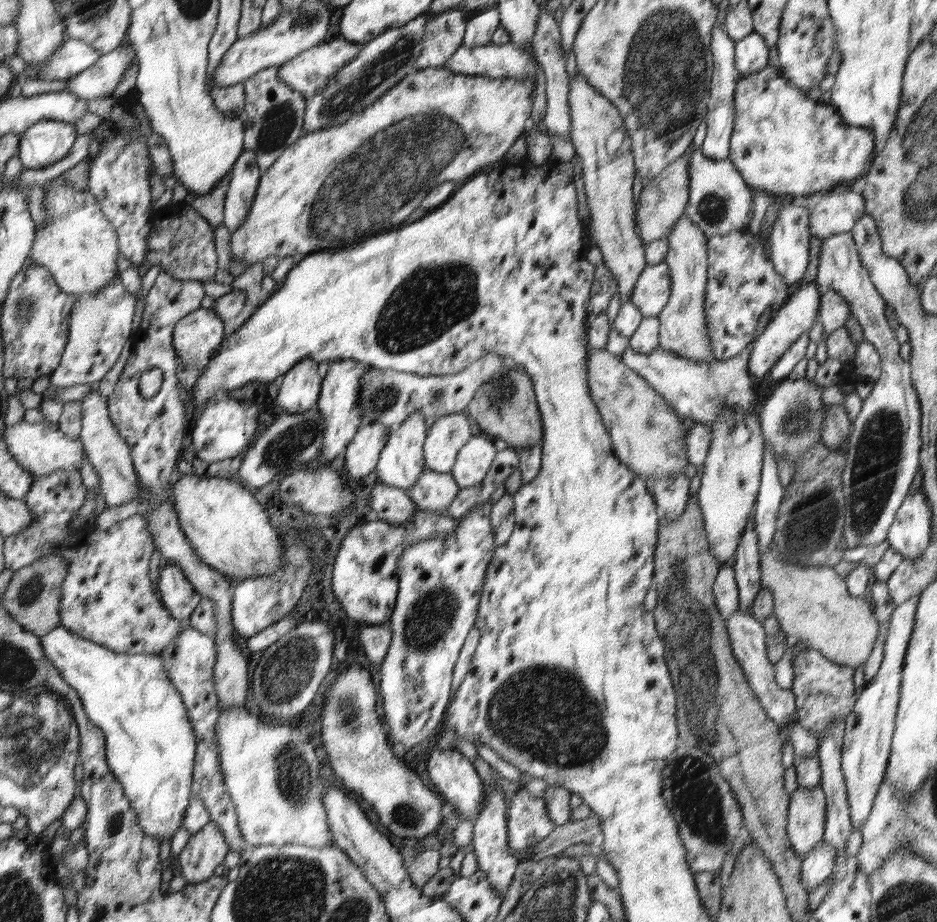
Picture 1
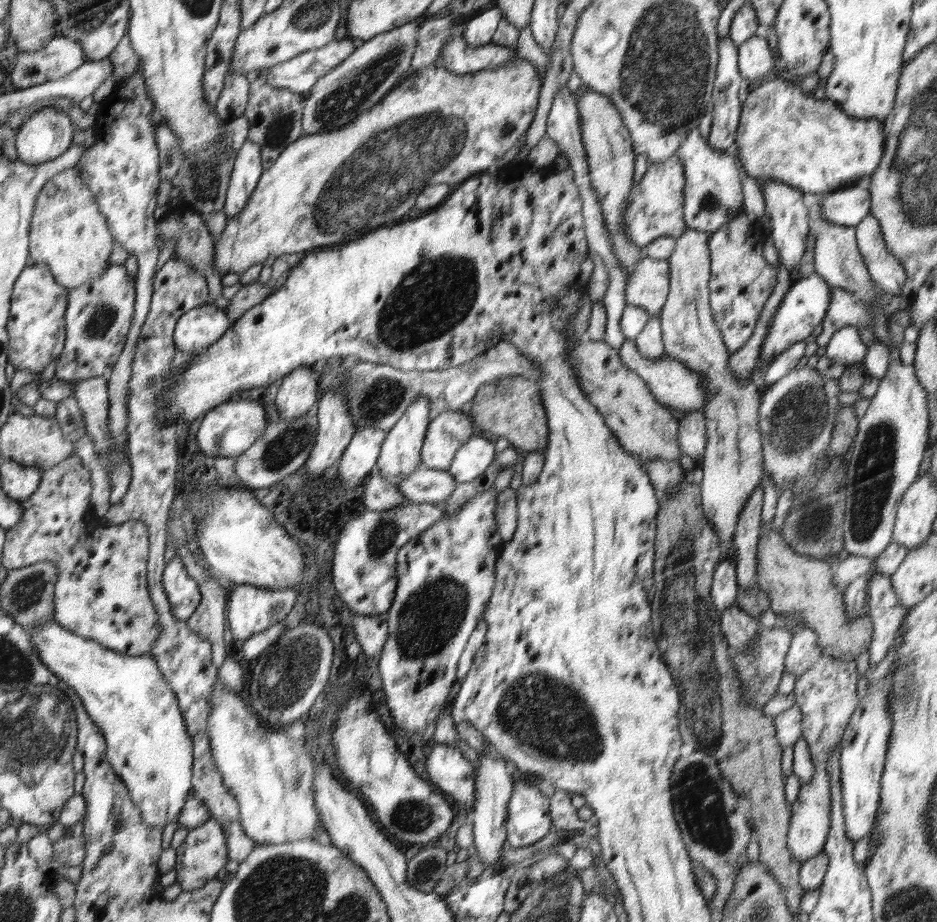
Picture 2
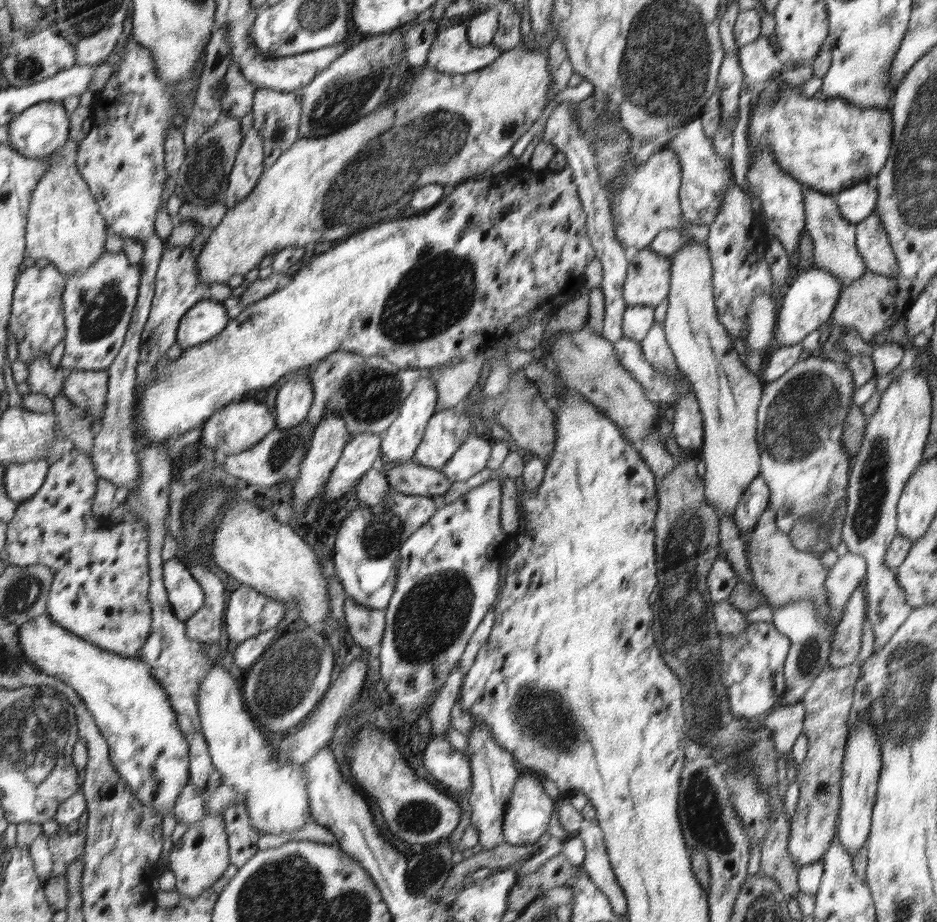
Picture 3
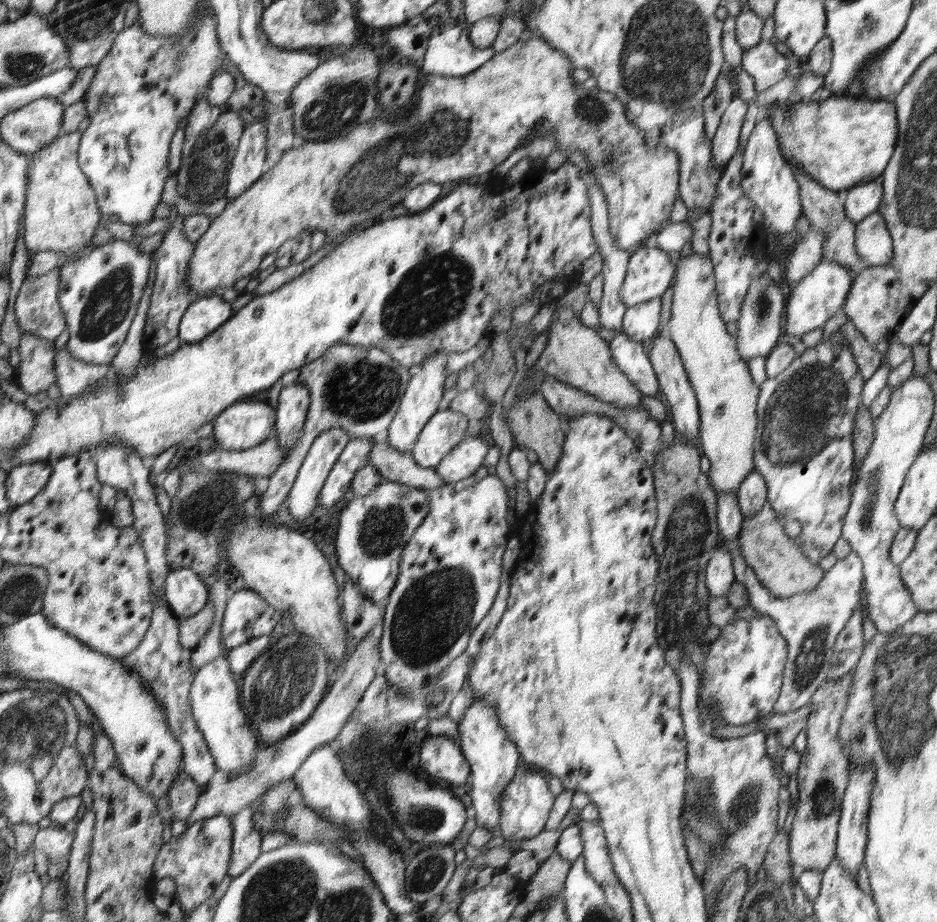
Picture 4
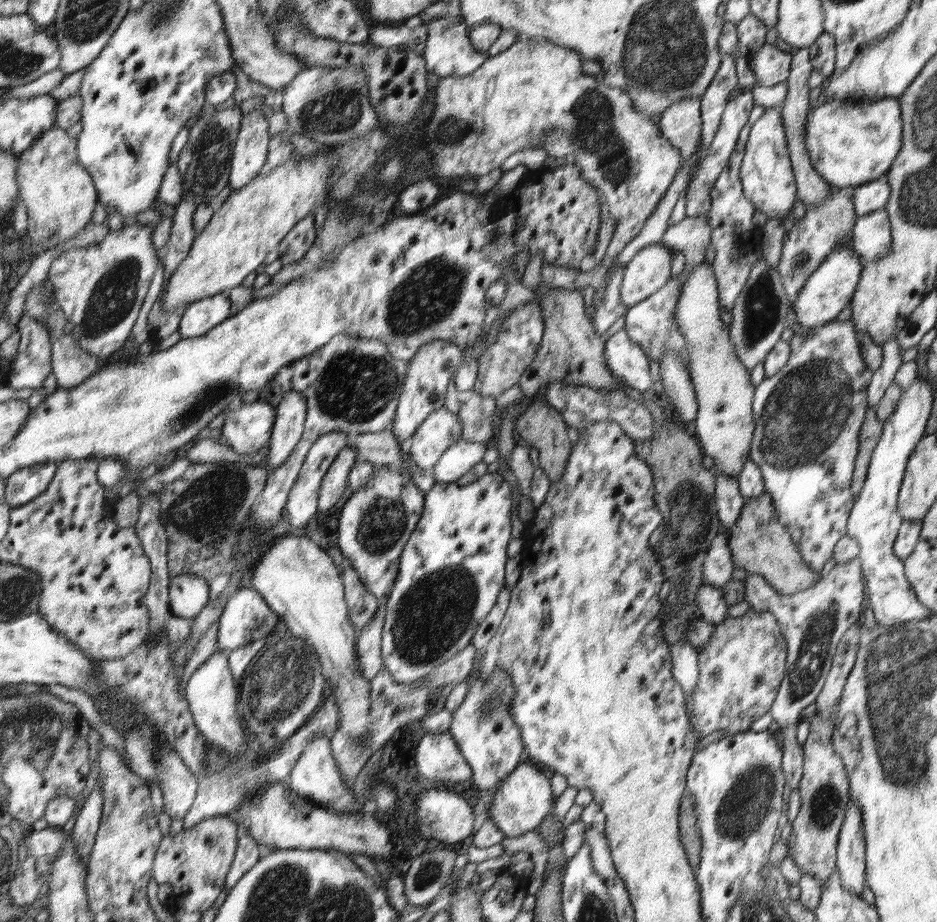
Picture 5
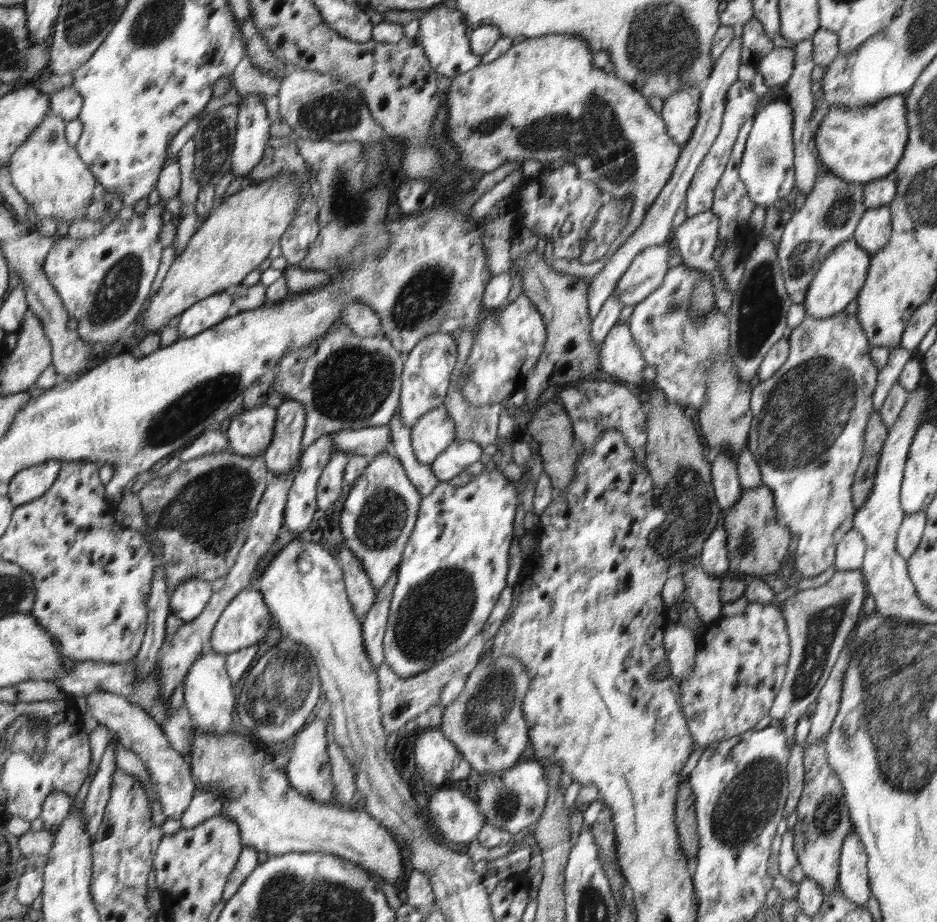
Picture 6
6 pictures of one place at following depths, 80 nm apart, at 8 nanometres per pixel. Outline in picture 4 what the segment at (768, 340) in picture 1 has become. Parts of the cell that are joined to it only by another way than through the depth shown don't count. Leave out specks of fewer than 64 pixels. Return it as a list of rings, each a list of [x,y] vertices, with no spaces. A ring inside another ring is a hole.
[[[824,260],[808,272],[799,283],[793,286],[787,298],[782,335],[789,334],[801,338],[802,334],[810,330],[824,327],[826,321],[843,306],[854,276],[847,266],[842,266],[833,260]]]

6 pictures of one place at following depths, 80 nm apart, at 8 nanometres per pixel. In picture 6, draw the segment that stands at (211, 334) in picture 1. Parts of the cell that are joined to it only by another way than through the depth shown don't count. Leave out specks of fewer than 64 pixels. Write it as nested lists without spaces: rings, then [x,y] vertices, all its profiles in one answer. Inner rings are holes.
[[[222,291],[189,306],[186,312],[180,314],[177,325],[180,338],[196,337],[226,320],[233,304],[234,296]]]

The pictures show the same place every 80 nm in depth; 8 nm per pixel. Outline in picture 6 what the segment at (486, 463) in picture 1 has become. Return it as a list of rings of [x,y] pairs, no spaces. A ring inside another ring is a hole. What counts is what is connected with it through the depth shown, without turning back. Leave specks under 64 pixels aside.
[[[455,439],[439,454],[430,467],[438,480],[450,482],[476,460],[480,460],[480,454],[482,454],[482,448],[479,443]]]

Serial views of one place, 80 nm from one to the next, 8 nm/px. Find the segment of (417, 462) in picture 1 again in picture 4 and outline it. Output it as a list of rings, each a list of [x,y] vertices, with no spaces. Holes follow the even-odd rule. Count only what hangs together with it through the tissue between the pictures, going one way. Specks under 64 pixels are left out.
[[[485,337],[477,346],[462,353],[446,354],[445,352],[437,352],[429,356],[422,364],[411,369],[412,375],[410,384],[404,393],[399,410],[395,414],[394,420],[391,422],[390,428],[384,433],[387,443],[396,450],[411,450],[415,442],[419,438],[419,434],[423,432],[424,426],[438,413],[439,406],[445,394],[445,384],[448,376],[456,371],[462,370],[468,364],[472,365],[480,356],[489,354],[490,341]]]

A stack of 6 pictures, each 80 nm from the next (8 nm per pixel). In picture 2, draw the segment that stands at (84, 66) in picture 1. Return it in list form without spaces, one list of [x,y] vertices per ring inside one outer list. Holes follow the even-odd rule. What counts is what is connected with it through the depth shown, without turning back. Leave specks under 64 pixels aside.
[[[57,35],[46,46],[38,52],[19,52],[16,57],[16,63],[10,64],[10,78],[16,89],[26,89],[32,86],[52,82],[63,78],[66,74],[79,69],[86,62],[86,51],[82,44],[75,39],[60,37]]]

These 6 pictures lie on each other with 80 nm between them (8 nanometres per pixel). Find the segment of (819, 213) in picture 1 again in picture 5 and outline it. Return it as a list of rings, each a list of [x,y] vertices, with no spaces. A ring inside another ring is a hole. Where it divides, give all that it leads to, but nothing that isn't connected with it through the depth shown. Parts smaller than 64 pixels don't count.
[[[885,175],[876,180],[855,187],[854,211],[855,216],[864,216],[886,206],[890,198],[890,185]]]

